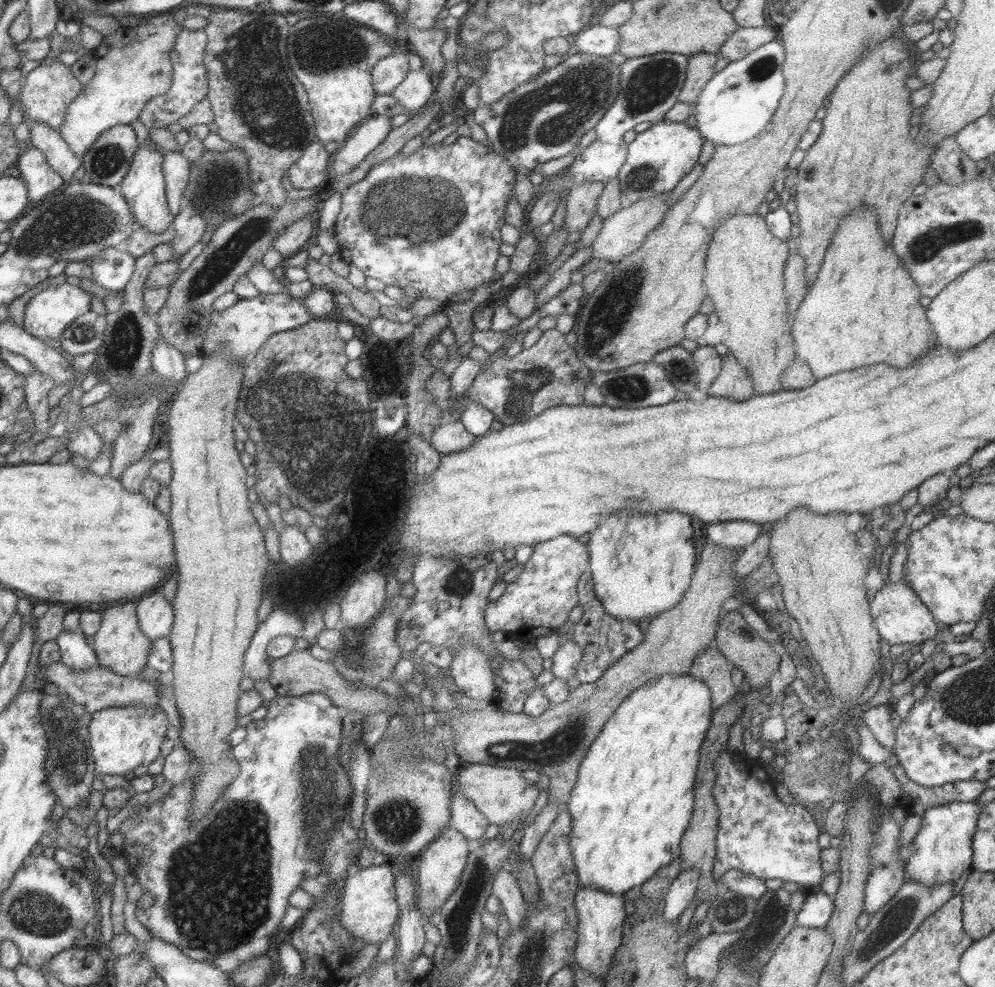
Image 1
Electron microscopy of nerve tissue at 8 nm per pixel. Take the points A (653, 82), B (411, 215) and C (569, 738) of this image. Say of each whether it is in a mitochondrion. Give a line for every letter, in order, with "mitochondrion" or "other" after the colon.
A: mitochondrion
B: mitochondrion
C: mitochondrion

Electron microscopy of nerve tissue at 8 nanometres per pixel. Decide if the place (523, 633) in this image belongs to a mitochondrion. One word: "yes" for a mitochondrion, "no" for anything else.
no

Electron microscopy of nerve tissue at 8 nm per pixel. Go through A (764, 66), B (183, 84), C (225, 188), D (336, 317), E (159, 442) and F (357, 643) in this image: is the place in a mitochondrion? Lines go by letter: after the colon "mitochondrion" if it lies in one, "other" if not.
A: mitochondrion
B: other
C: mitochondrion
D: other
E: other
F: mitochondrion

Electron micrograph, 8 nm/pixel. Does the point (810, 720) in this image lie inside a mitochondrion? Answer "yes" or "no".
no

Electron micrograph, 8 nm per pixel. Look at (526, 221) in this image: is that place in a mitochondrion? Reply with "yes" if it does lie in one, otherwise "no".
no

